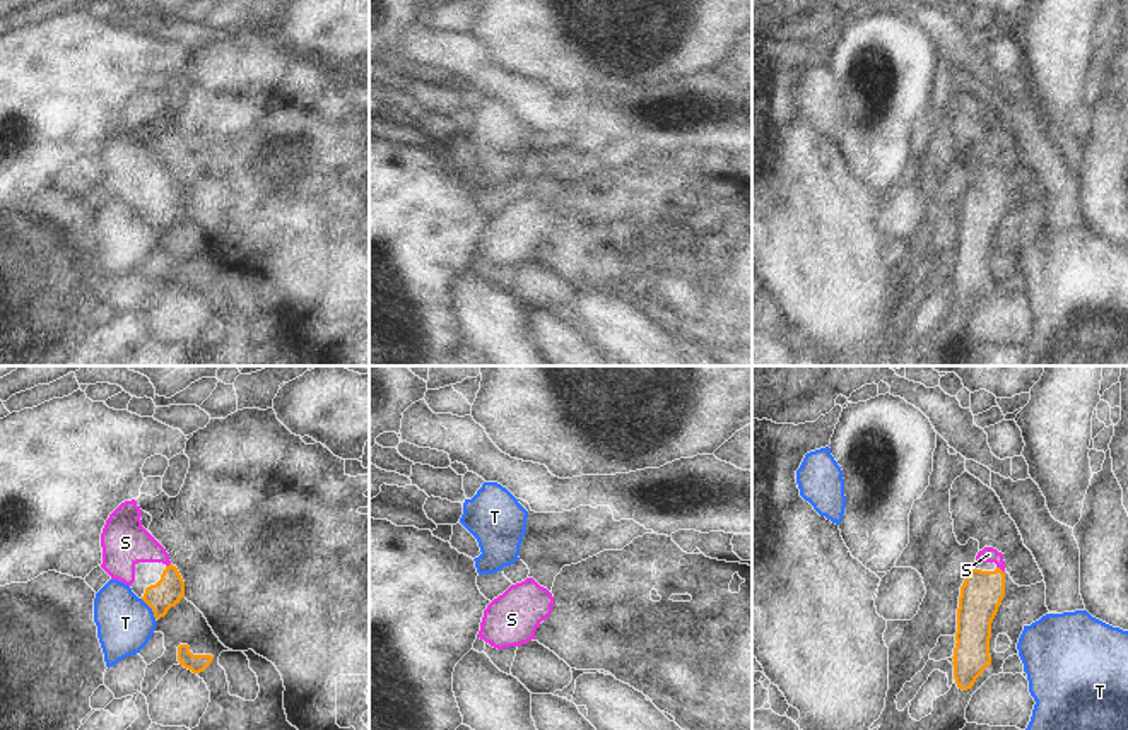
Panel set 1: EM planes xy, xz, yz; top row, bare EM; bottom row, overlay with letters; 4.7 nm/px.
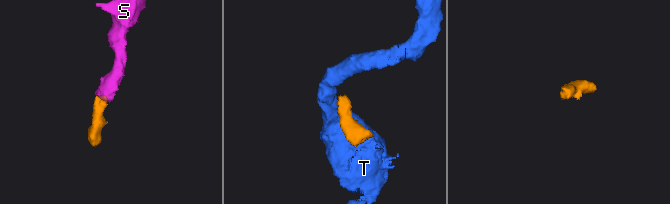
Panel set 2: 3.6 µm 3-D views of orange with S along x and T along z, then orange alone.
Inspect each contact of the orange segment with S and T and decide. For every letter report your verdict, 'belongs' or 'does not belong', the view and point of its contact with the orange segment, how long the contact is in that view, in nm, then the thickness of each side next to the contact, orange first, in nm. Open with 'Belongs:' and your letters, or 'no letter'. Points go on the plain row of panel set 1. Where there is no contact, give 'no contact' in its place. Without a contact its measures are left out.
Belongs: S
S: belongs | yz (1000, 187) | 50 nm | 200/80 nm
T: does not belong | xy (151, 224) | 120 nm | 140/280 nm

